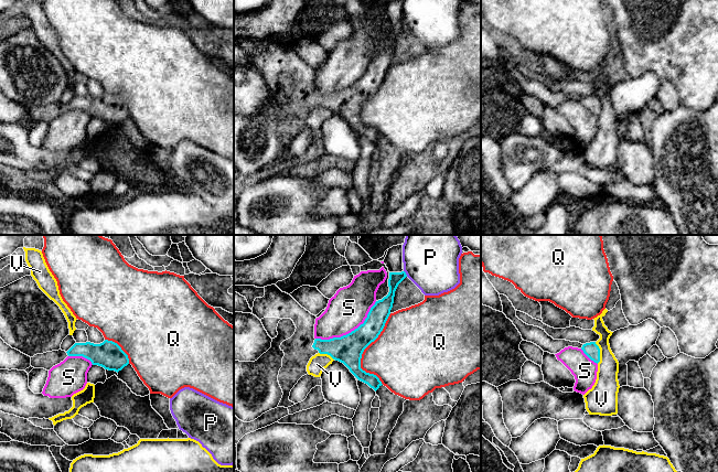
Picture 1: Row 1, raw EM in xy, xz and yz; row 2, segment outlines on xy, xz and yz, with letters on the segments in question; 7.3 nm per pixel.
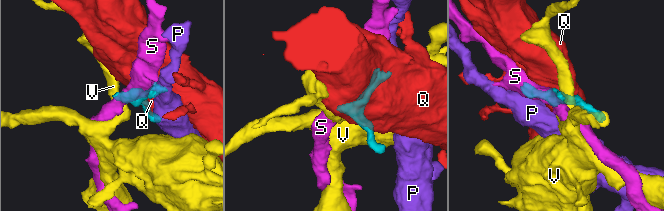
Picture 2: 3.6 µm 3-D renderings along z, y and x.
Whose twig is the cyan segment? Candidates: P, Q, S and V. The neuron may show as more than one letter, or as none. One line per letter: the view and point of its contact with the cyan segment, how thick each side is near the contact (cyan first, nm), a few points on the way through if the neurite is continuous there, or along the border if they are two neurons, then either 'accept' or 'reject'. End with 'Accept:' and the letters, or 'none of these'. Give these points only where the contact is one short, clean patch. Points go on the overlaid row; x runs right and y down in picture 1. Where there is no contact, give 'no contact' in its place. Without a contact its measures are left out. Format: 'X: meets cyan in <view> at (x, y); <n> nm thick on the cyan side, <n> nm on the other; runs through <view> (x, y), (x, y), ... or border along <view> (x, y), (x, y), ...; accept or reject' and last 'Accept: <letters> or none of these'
P: meets cyan in xz at (405, 274); 100 nm thick on the cyan side, 420 nm on the other; border along xz (404, 270), (407, 276); reject
Q: meets cyan in xz at (363, 351); 200 nm thick on the cyan side, 400 nm on the other; reject
S: meets cyan in xz at (351, 332); 200 nm thick on the cyan side, 280 nm on the other; reject
V: meets cyan in yz at (599, 353); 110 nm thick on the cyan side, 180 nm on the other; border along yz (595, 342), (599, 349), (598, 363); reject
Accept: none of these

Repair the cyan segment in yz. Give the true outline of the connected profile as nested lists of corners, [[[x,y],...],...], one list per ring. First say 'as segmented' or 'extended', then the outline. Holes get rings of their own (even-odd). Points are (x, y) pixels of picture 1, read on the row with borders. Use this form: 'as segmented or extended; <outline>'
as segmented; [[[596,342],[586,343],[582,345],[581,350],[583,353],[594,363],[600,362],[600,348]]]

